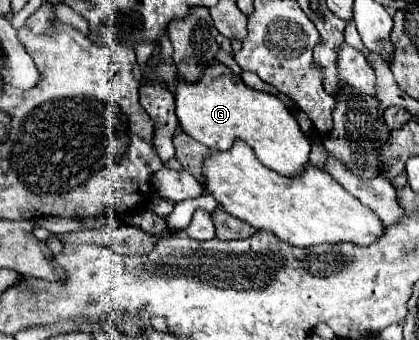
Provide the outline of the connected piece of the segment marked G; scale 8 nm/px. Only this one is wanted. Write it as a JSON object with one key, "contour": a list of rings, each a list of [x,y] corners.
{"contour":[[[217,61],[195,83],[177,77],[175,105],[181,129],[209,149],[227,151],[235,139],[243,139],[265,167],[289,177],[301,173],[309,163],[311,143],[289,109],[275,95],[247,87],[239,75]]]}

